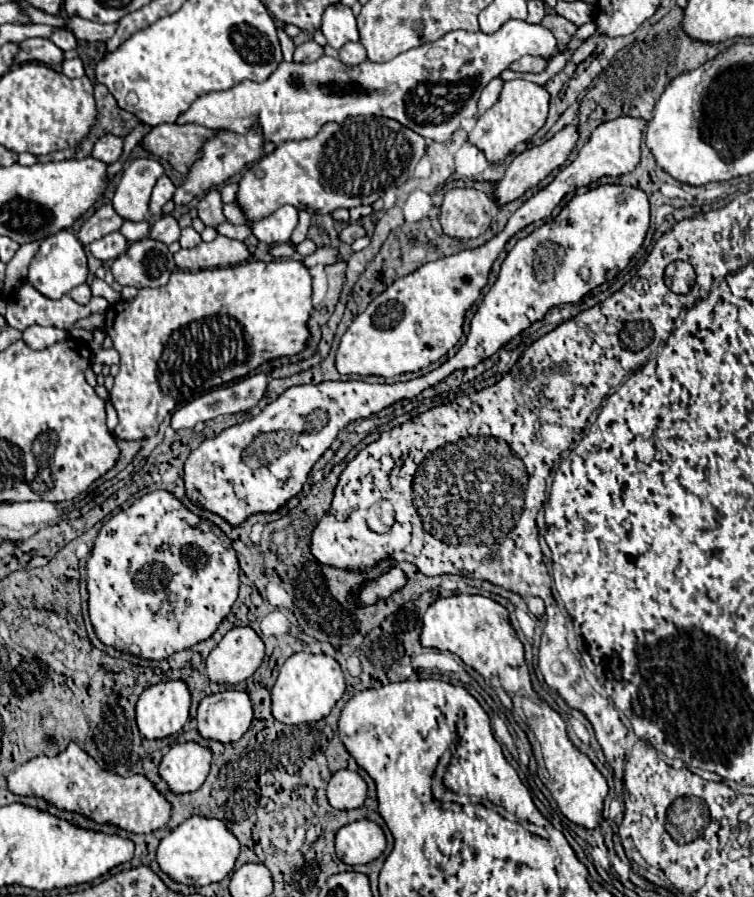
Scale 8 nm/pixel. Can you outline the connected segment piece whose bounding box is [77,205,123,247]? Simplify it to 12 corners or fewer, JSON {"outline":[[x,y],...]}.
{"outline":[[103,205],[81,225],[77,239],[87,247],[113,231],[123,219]]}

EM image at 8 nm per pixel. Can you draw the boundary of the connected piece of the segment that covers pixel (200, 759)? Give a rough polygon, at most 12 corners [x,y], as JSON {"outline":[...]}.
{"outline":[[175,743],[159,775],[175,793],[203,785],[211,751]]}

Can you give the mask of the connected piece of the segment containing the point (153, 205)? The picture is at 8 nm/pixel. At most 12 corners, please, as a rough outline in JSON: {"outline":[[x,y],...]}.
{"outline":[[167,175],[153,187],[151,215],[161,217],[161,207],[173,197],[175,185]]}

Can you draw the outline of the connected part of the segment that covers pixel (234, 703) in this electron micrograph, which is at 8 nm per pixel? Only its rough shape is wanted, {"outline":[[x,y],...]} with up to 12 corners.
{"outline":[[247,691],[207,695],[197,709],[205,739],[233,743],[249,729]]}

